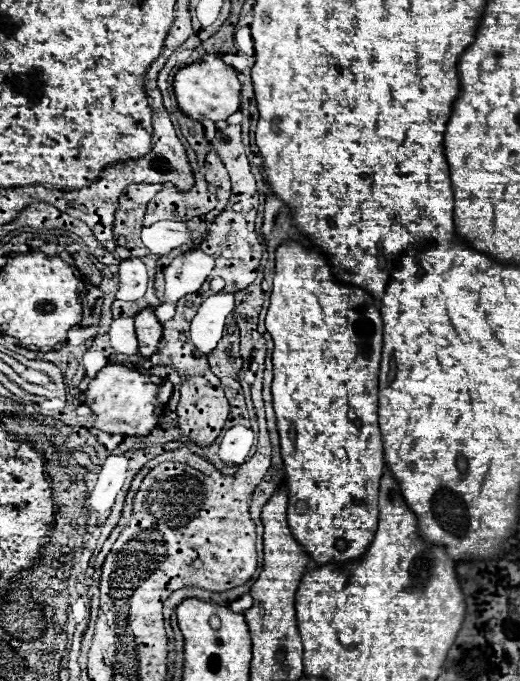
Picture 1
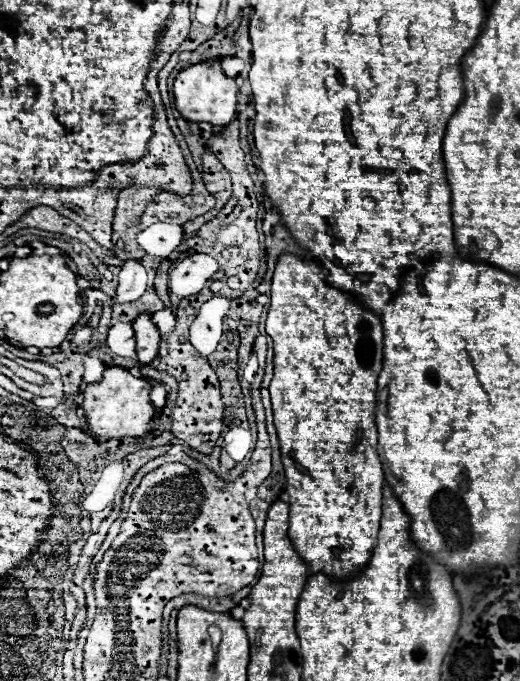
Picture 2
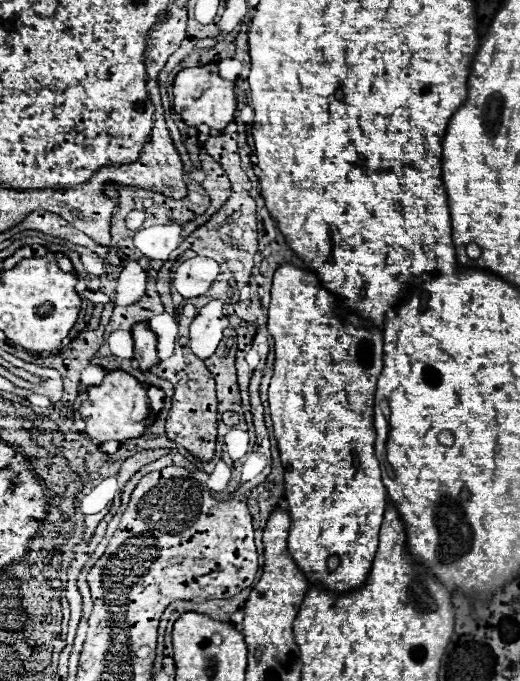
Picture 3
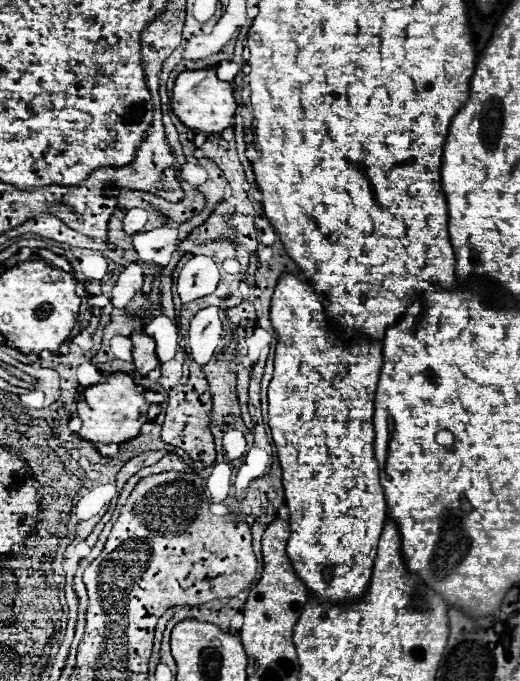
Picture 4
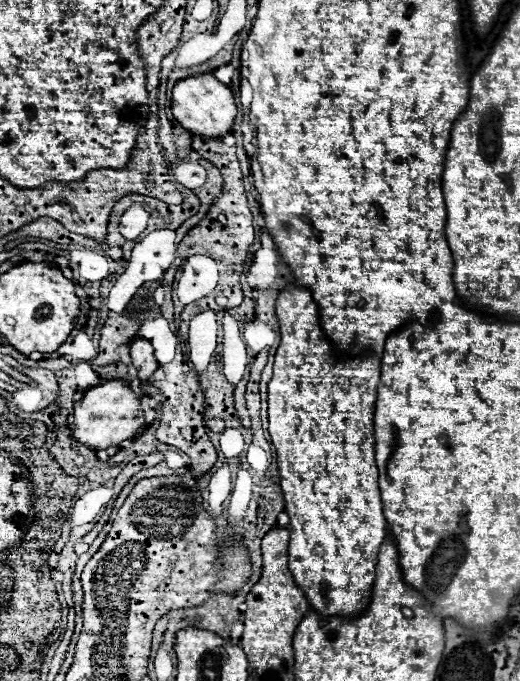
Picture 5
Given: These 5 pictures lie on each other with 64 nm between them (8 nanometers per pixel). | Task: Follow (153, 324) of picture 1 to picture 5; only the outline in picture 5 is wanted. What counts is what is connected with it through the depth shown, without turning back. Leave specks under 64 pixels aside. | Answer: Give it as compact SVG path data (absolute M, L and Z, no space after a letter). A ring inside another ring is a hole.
M136 338L130 344L130 358L132 358L132 366L136 368L138 378L142 382L150 380L150 376L158 370L158 362L154 360L154 348L152 348L152 344L148 340Z

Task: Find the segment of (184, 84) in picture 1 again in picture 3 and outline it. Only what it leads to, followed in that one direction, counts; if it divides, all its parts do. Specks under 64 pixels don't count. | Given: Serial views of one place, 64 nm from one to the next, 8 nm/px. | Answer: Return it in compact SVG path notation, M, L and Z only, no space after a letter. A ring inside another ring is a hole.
M206 64L198 68L184 68L174 80L174 110L182 116L188 126L206 124L214 130L224 130L236 114L236 94L234 82L222 80L218 76L218 64Z

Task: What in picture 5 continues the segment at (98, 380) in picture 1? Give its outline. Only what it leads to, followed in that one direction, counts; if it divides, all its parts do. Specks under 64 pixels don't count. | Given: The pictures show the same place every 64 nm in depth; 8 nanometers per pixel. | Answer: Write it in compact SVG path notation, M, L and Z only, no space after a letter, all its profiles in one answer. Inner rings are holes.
M106 380L104 384L90 388L82 400L74 402L74 414L72 416L74 416L74 426L76 426L74 438L92 450L106 450L112 446L122 446L126 440L132 440L136 436L140 426L144 426L144 416L140 410L140 398L130 390L130 386L124 380Z

